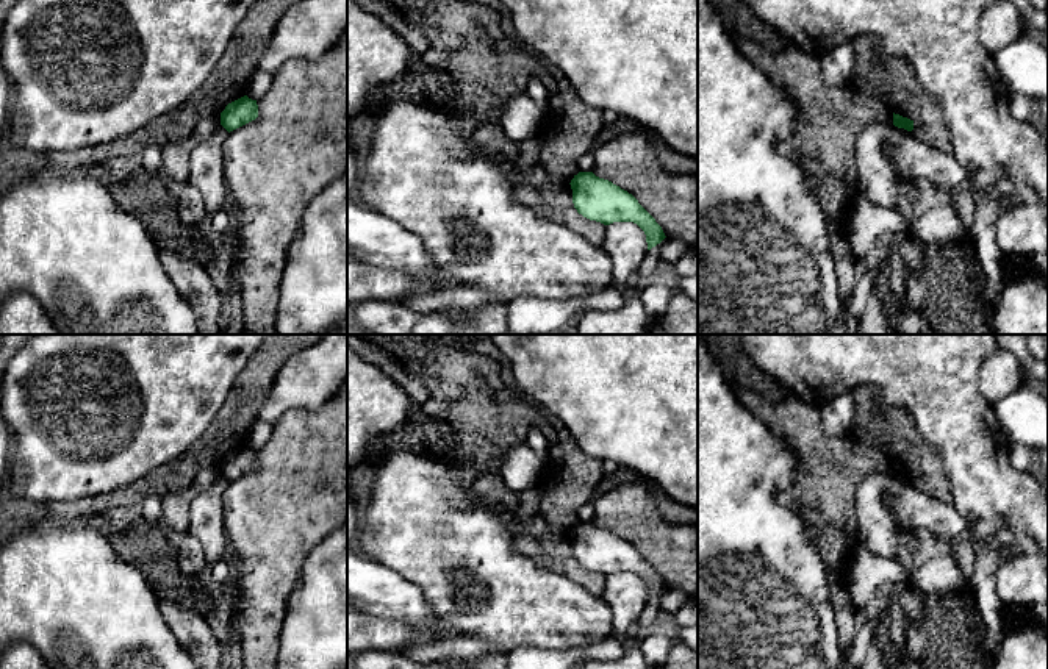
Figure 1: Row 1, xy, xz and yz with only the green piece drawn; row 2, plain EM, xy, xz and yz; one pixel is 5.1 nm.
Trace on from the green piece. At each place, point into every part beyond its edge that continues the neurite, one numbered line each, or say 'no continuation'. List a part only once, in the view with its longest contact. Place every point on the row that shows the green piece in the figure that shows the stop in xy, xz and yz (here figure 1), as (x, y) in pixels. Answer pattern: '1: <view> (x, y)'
no continuation

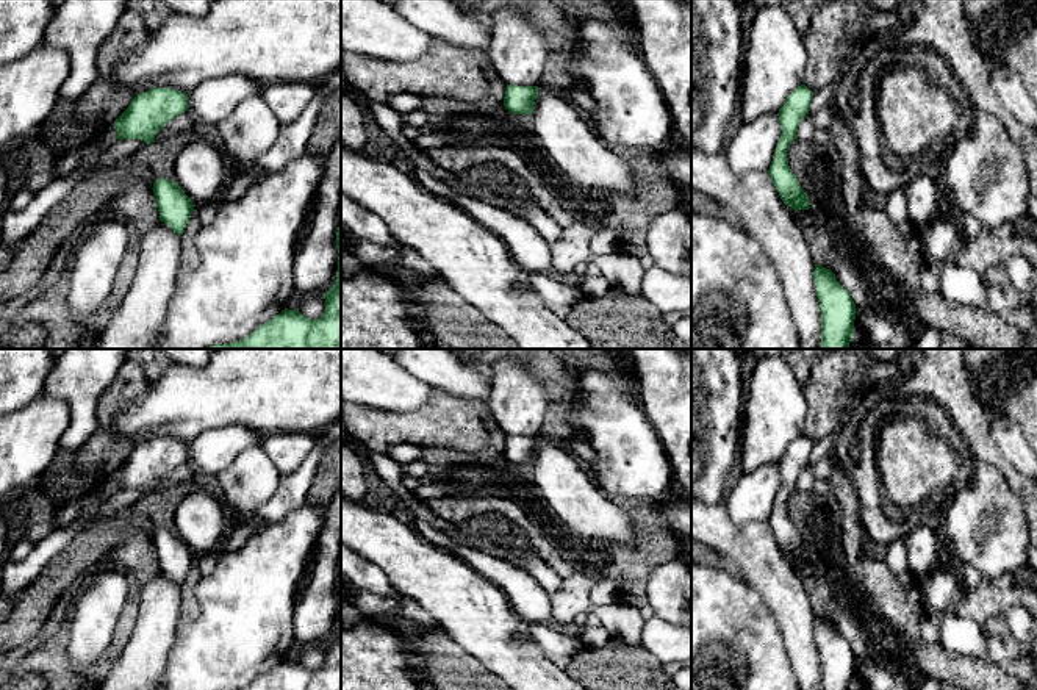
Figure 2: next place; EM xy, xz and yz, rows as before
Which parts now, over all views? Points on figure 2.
no continuation

